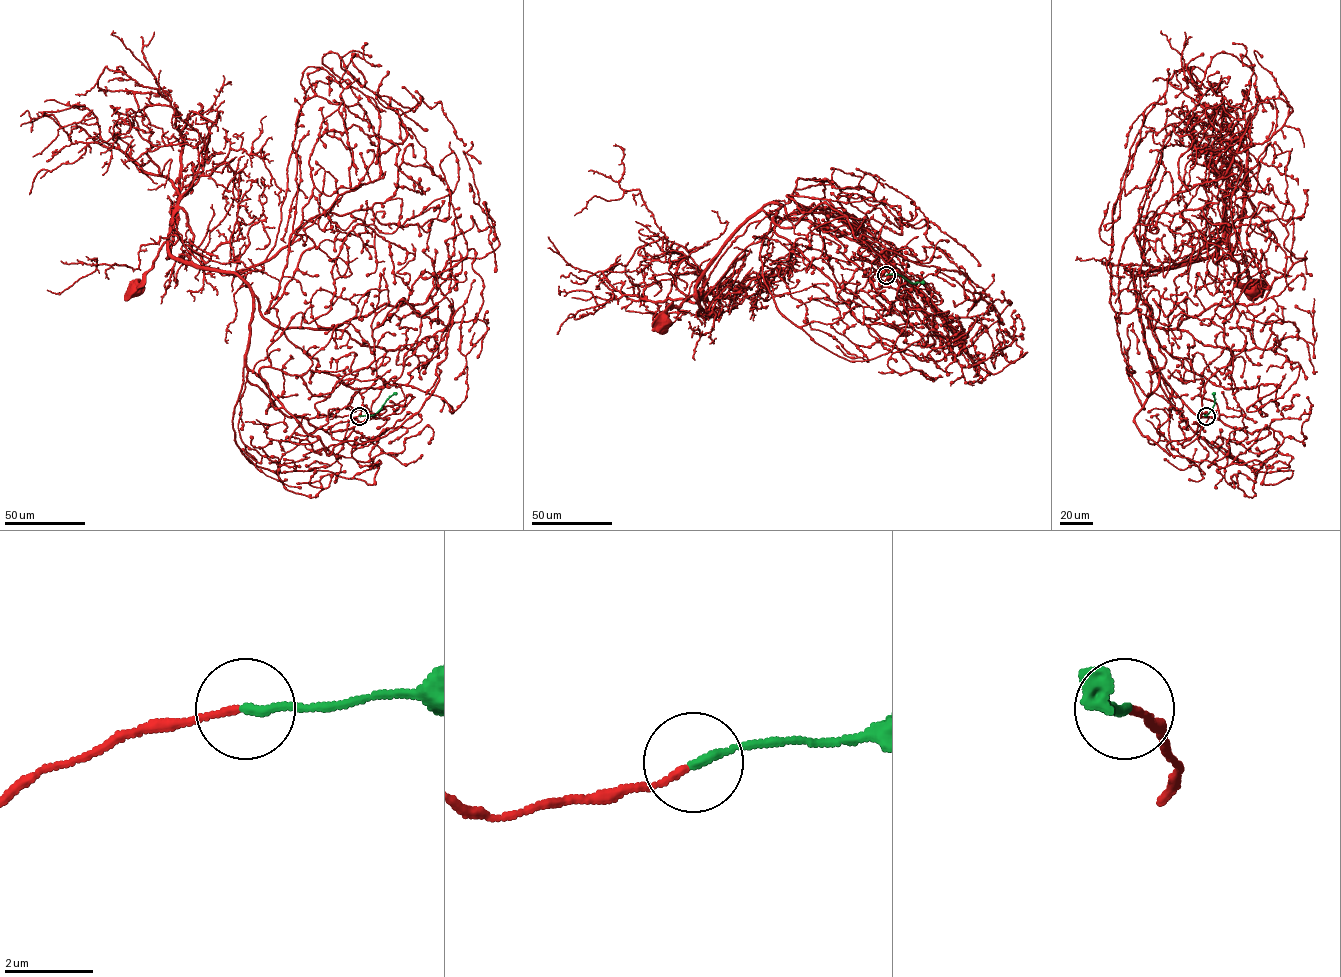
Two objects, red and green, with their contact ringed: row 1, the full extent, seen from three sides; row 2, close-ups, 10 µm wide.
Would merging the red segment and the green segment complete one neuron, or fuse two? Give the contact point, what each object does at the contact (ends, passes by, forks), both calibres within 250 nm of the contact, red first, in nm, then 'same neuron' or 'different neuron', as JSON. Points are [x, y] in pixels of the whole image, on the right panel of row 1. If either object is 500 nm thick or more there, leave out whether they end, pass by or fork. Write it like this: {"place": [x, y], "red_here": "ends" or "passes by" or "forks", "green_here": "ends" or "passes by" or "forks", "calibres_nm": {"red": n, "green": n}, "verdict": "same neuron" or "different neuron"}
{"place": [1206, 416], "red_here": "ends", "green_here": "ends", "calibres_nm": {"red": 130, "green": 200}, "verdict": "same neuron"}

